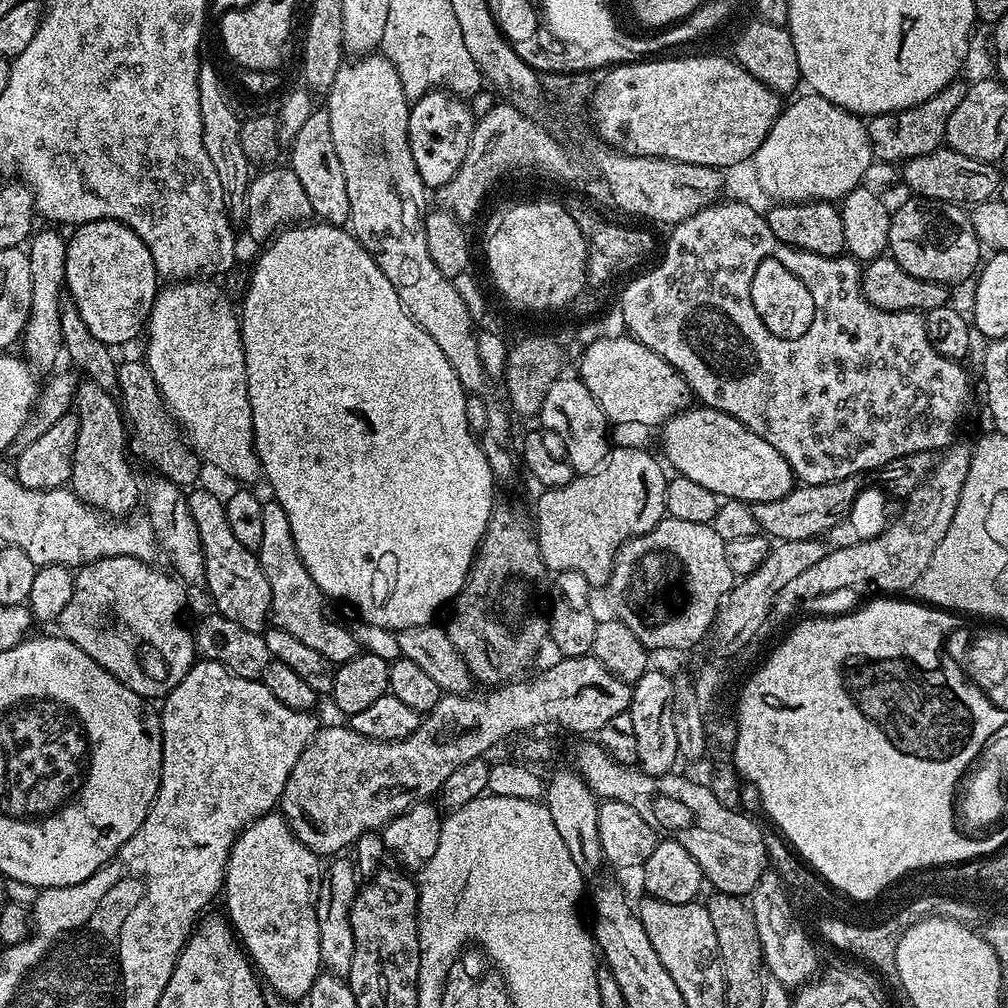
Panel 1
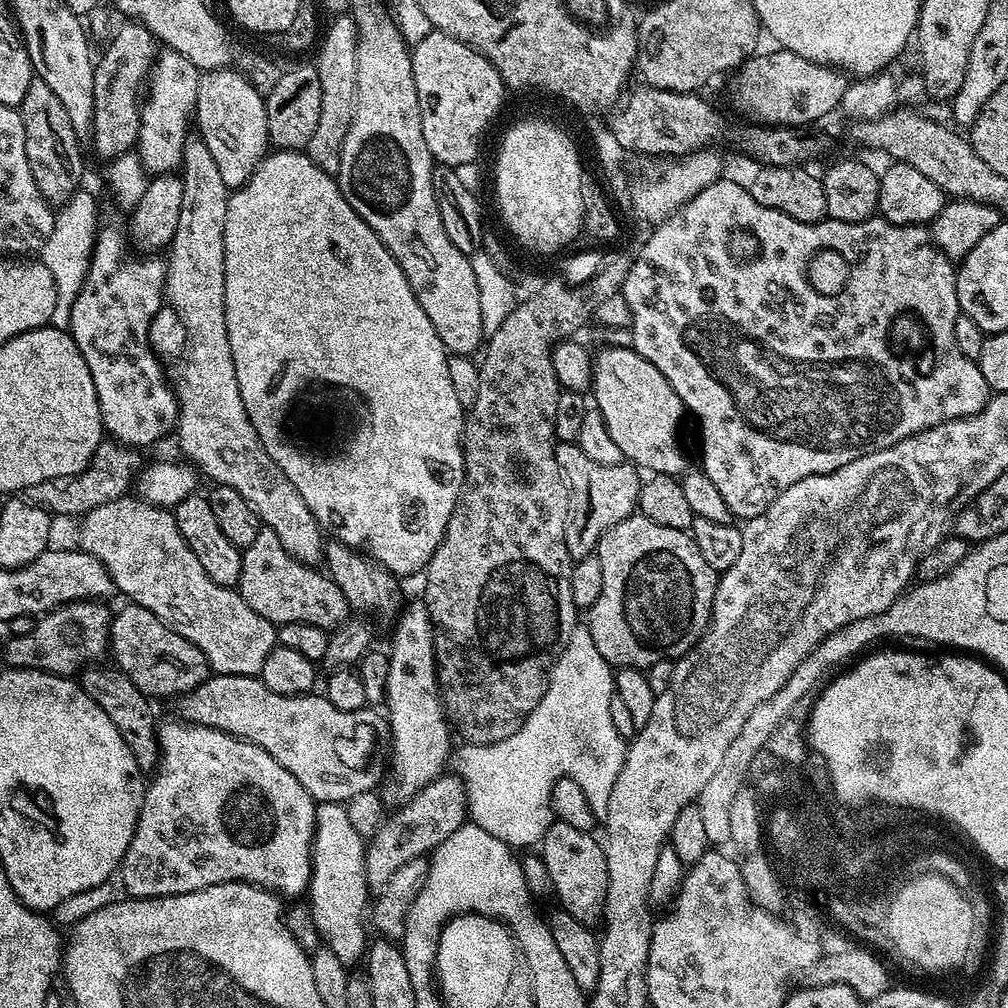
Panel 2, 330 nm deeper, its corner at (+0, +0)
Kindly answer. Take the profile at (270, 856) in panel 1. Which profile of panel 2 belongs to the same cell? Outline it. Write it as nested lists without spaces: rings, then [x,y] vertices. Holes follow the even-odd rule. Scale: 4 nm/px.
[[[168,720],[165,724],[163,721],[158,728],[160,762],[156,765],[154,775],[147,781],[134,838],[130,838],[130,846],[126,846],[126,854],[118,869],[118,880],[120,876],[125,890],[128,891],[125,893],[137,900],[145,900],[155,896],[186,894],[194,890],[202,890],[206,886],[241,880],[244,884],[256,884],[260,888],[275,890],[284,898],[287,896],[292,896],[288,898],[303,897],[308,891],[308,883],[312,877],[312,835],[316,833],[317,801],[313,800],[311,794],[304,789],[302,782],[298,782],[298,778],[290,774],[290,770],[278,766],[278,762],[274,762],[274,758],[270,758],[266,750],[254,746],[240,736],[231,736],[217,728],[176,720]]]

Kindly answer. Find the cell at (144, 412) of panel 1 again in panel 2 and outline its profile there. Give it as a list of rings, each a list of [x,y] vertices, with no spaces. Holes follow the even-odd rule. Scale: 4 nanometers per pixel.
[[[102,442],[86,470],[82,470],[77,476],[54,478],[46,481],[45,484],[30,486],[24,489],[23,499],[29,500],[40,508],[45,508],[56,518],[60,516],[83,518],[92,508],[111,500],[118,500],[129,491],[138,472],[136,456],[137,453],[127,446],[121,446],[115,442]]]

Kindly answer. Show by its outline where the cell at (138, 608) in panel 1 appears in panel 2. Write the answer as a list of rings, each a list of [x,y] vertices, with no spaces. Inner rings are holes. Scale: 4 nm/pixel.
[[[75,600],[41,615],[36,625],[25,636],[13,636],[4,648],[4,664],[10,668],[33,668],[52,672],[56,676],[71,677],[85,666],[103,661],[110,652],[108,625],[113,613],[107,603],[99,600]]]

